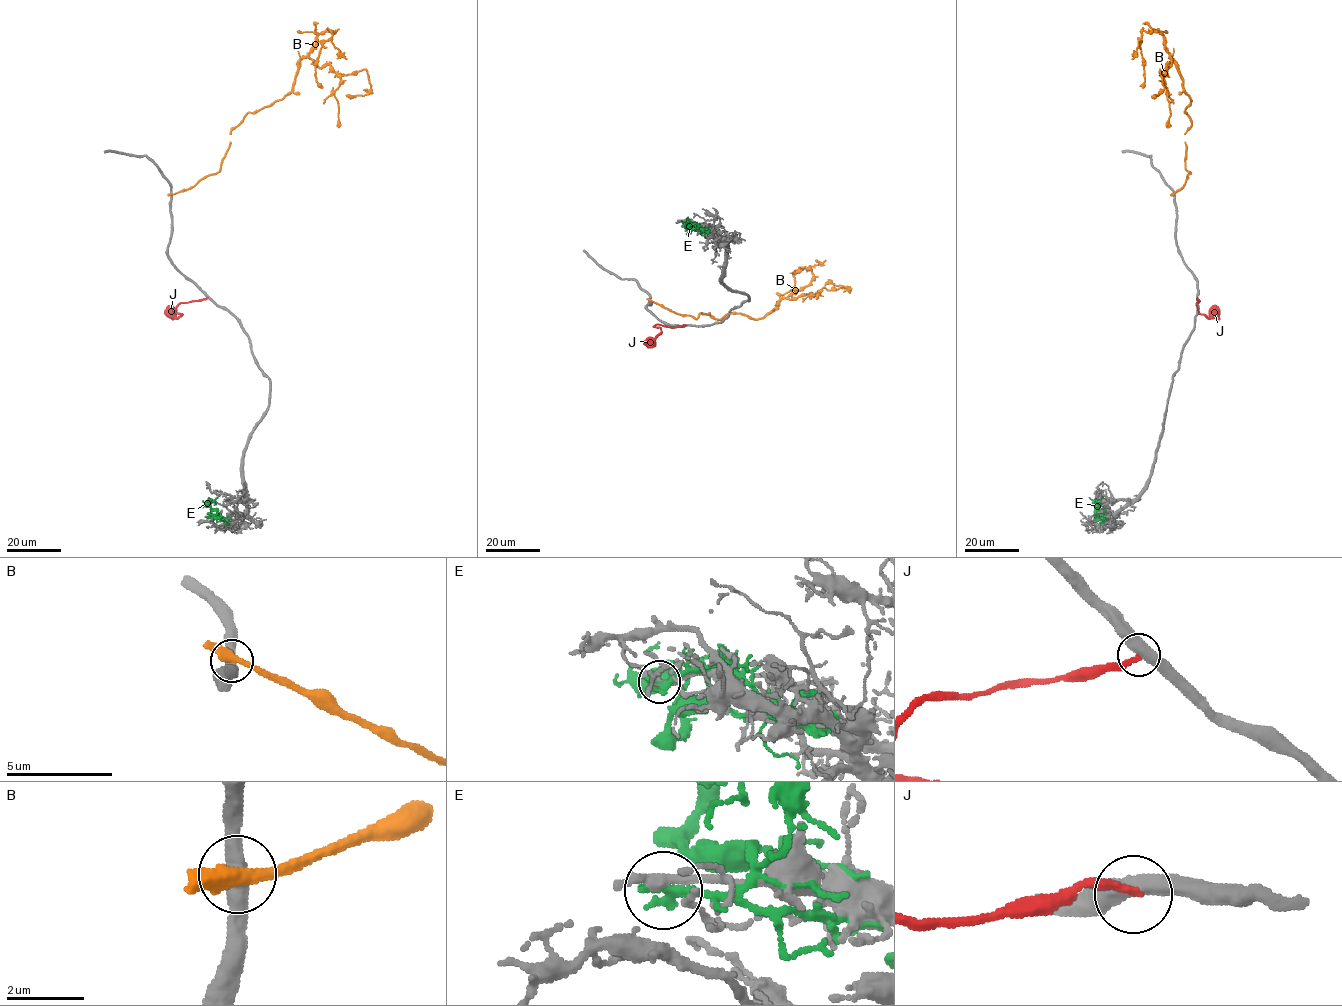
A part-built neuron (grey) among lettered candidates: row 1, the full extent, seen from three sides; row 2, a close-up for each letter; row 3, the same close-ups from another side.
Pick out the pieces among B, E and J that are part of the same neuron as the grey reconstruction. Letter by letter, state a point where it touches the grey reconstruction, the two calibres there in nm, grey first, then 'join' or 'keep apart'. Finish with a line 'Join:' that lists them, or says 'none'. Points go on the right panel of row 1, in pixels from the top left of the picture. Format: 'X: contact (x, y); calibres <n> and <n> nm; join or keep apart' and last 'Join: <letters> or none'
B: contact (1173, 194); calibres 440 and 400 nm; keep apart
E: contact (1098, 517); calibres 280 and 340 nm; keep apart
J: contact (1197, 297); calibres 480 and 220 nm; keep apart
Join: none

